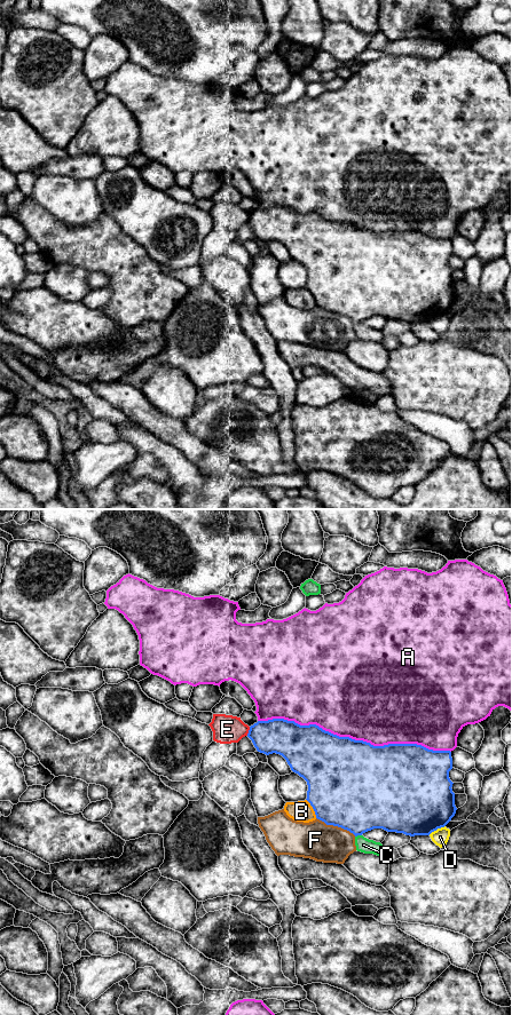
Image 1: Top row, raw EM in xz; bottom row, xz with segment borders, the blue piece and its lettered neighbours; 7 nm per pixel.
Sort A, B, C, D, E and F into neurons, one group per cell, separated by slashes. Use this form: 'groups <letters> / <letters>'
groups A / B / C / D / E / F

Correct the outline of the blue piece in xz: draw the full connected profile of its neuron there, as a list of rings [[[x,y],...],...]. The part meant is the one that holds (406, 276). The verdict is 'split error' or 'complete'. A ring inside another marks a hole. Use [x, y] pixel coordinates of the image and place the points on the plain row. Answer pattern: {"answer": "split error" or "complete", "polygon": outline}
{"answer": "complete", "polygon": [[[273,206],[258,208],[250,214],[247,224],[258,239],[266,243],[282,243],[291,257],[302,264],[308,272],[307,288],[316,306],[326,312],[349,318],[355,324],[373,316],[405,323],[430,323],[444,315],[456,301],[455,280],[449,259],[452,256],[450,238],[433,238],[417,231],[388,231],[373,233],[363,228],[339,224],[316,212],[300,213],[294,208]]]}

